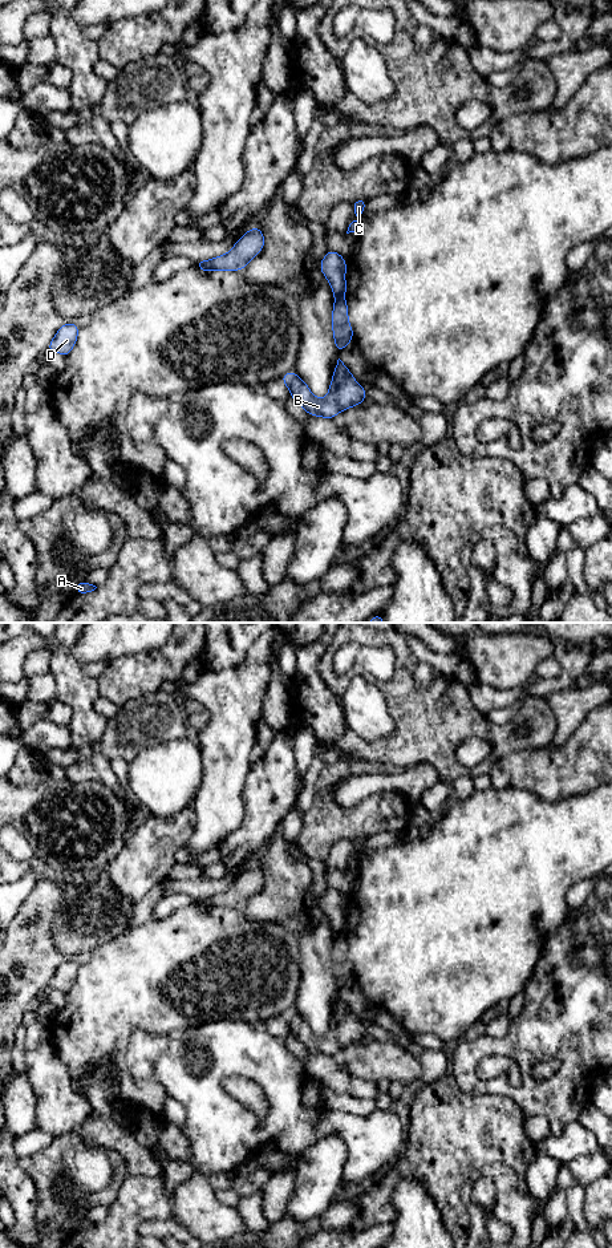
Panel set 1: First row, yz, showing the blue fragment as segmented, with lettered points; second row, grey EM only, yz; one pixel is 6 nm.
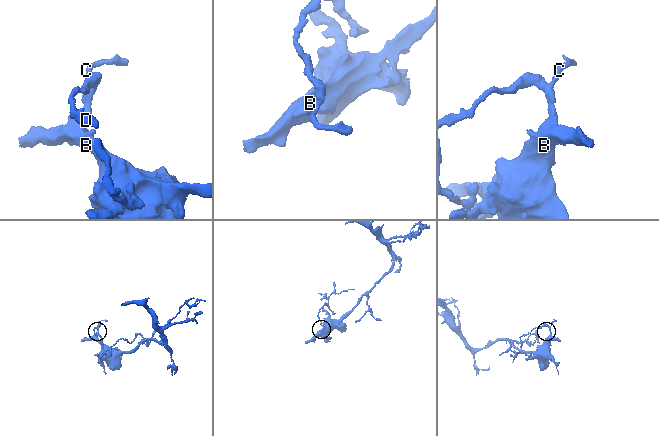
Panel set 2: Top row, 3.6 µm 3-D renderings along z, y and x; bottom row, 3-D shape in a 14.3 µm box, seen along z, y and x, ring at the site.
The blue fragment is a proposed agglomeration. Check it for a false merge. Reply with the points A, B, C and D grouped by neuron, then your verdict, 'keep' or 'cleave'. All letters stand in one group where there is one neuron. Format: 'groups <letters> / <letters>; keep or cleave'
groups A B / C D; cleave

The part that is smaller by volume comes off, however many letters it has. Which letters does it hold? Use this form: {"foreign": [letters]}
{"foreign": ["C", "D"]}

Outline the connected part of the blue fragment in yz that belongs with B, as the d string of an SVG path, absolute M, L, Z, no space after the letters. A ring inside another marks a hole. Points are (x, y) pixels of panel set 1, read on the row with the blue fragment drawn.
M340 358L331 380L328 396L323 400L316 398L295 372L284 373L281 381L288 386L292 400L297 401L308 414L331 420L341 410L362 404L368 397L360 381ZM340 382L354 382L356 388L353 390L341 390L339 388Z

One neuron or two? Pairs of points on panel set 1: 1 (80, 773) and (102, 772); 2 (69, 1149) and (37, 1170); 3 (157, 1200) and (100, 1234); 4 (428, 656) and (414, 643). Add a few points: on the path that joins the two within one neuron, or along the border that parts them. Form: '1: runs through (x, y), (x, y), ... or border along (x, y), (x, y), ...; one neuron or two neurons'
1: runs through (85, 772), (97, 772); one neuron
2: runs through (61, 1154), (45, 1167); one neuron
3: runs through (142, 1200), (114, 1228); one neuron
4: runs through (425, 653), (417, 645); one neuron

